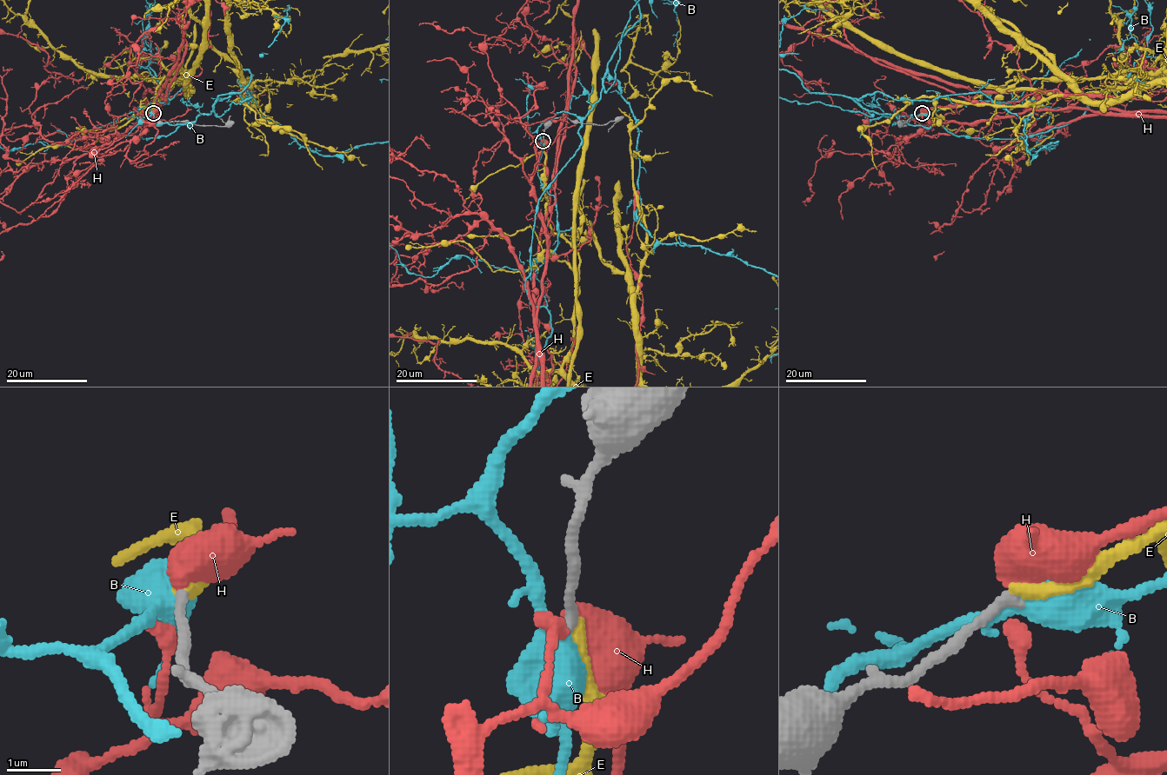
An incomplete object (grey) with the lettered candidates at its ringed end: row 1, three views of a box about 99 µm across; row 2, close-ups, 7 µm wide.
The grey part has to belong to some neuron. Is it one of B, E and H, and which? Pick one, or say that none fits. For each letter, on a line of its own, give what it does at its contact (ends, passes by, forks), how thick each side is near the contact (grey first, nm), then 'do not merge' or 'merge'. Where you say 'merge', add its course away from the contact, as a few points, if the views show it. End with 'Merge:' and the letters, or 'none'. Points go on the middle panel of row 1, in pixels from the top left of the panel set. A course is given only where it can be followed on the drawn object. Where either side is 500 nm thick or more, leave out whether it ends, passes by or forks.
B: it passes by | 180/480 nm | do not merge
E: it ends | 190/280 nm | do not merge
H: it forks | 180/360 nm | merge
Merge: H

